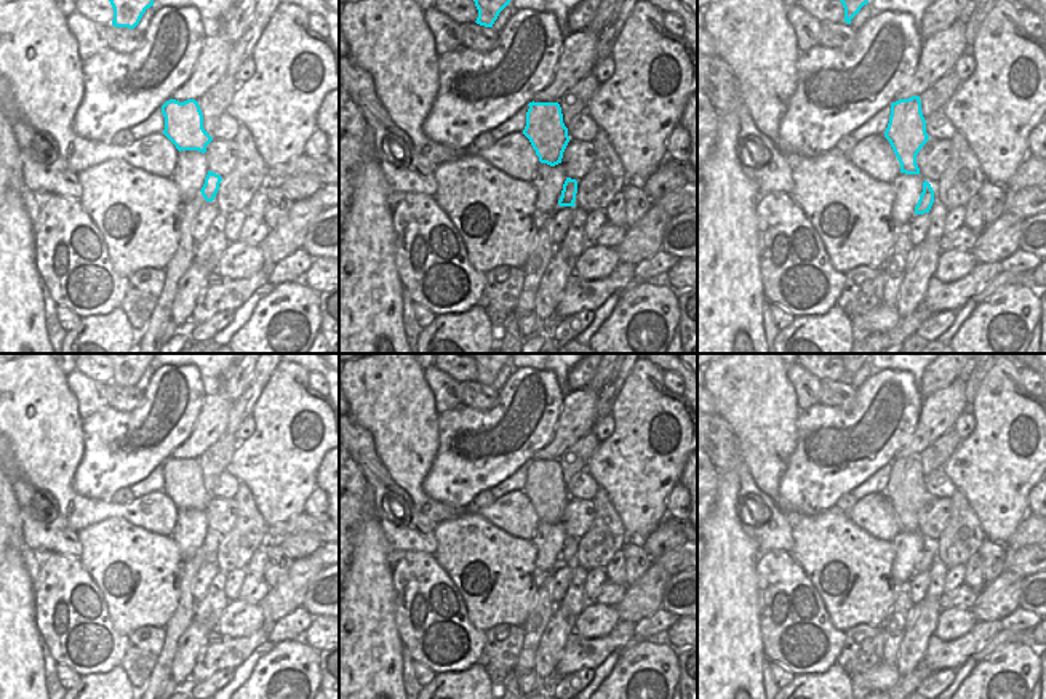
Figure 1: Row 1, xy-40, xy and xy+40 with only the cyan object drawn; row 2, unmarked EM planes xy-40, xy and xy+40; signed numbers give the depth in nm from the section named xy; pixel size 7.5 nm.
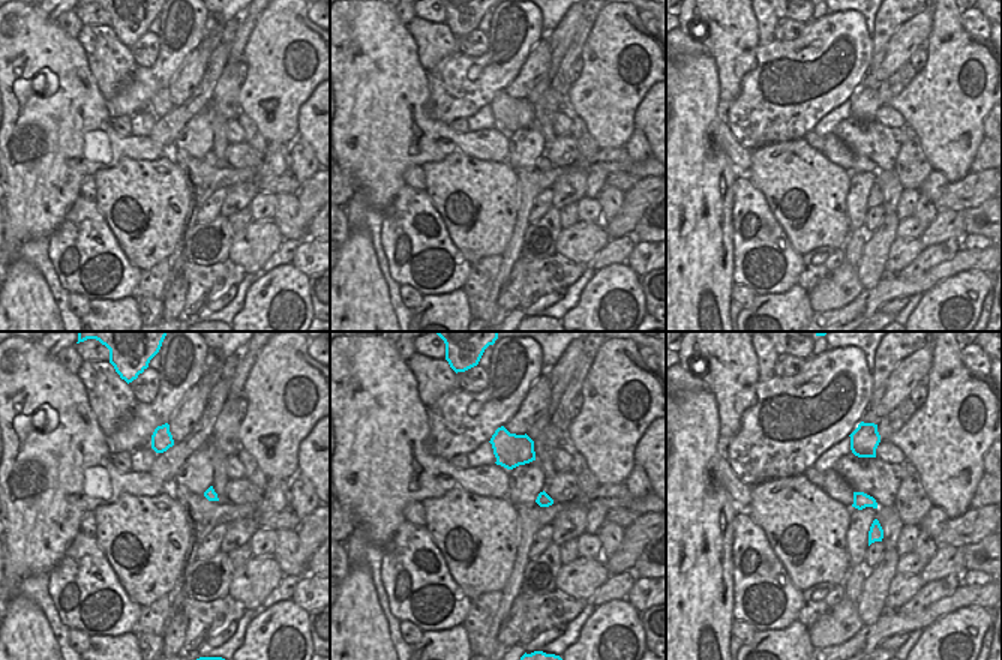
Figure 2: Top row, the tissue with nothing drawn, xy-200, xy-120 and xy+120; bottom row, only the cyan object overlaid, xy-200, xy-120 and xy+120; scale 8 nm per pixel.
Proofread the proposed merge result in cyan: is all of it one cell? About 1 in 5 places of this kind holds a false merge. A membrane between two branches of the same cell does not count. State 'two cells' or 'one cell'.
one cell

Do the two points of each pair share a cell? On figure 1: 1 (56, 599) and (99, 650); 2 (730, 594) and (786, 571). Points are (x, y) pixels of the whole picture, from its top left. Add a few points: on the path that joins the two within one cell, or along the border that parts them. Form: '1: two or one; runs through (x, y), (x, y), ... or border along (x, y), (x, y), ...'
1: one; runs through (74, 599), (87, 623), (87, 632)
2: two; border along (762, 552), (757, 562), (758, 619)

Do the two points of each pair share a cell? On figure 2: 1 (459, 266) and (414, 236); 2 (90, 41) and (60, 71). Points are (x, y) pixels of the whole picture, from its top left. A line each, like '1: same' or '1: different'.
1: same
2: different

